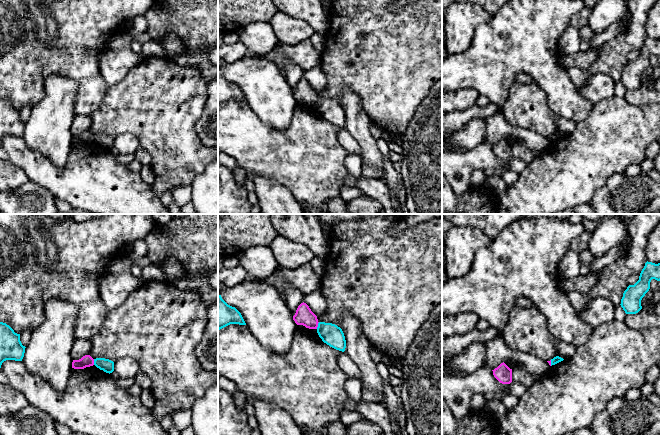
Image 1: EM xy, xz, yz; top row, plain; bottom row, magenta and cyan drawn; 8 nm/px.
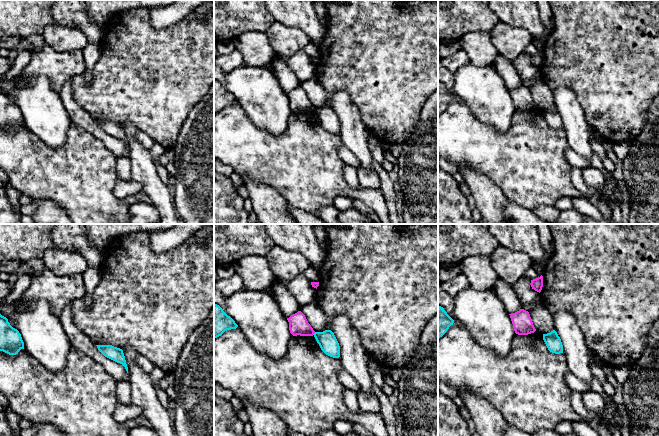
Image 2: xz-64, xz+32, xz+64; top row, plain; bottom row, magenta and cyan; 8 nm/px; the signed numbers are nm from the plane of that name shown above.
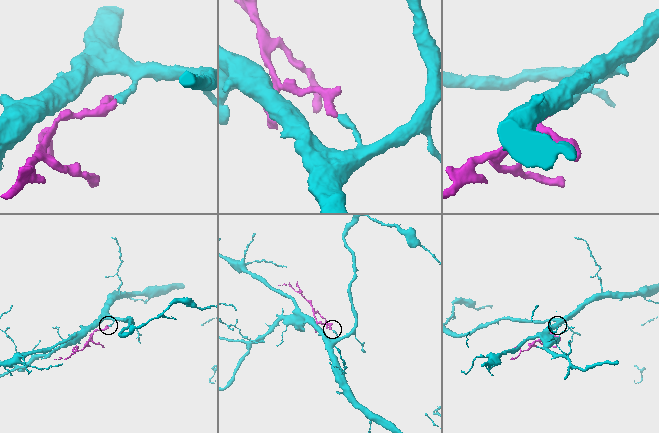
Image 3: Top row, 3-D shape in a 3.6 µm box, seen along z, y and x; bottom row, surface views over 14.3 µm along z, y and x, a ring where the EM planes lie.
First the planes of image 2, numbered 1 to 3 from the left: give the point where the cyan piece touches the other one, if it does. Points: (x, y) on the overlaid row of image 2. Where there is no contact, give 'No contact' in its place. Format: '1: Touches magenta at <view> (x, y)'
1: No contact
2: Touches magenta at xz+32 (314, 332)
3: No contact

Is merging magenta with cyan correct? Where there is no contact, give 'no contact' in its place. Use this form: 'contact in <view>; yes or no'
contact in xz; no

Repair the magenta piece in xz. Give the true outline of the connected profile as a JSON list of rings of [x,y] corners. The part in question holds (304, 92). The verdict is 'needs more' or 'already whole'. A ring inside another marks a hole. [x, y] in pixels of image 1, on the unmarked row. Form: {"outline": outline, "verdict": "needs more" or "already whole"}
{"outline": [[[304,78],[298,82],[295,91],[293,92],[293,96],[297,101],[303,101],[309,105],[317,105],[319,99],[317,92]]], "verdict": "already whole"}

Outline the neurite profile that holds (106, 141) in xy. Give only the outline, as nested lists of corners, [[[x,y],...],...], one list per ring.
[[[96,134],[94,135],[94,141],[109,150],[114,147],[114,138],[109,135]]]

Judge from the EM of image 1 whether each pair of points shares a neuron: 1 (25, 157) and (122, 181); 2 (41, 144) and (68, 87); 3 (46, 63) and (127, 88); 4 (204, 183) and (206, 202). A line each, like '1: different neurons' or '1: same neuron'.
1: same neuron
2: same neuron
3: different neurons
4: same neuron

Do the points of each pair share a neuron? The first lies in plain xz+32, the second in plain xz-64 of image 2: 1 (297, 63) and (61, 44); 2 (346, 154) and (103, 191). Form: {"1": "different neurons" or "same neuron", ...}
{"1": "different neurons", "2": "different neurons"}

